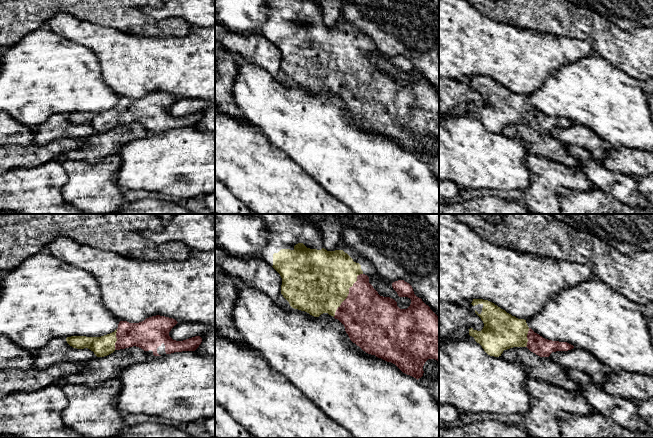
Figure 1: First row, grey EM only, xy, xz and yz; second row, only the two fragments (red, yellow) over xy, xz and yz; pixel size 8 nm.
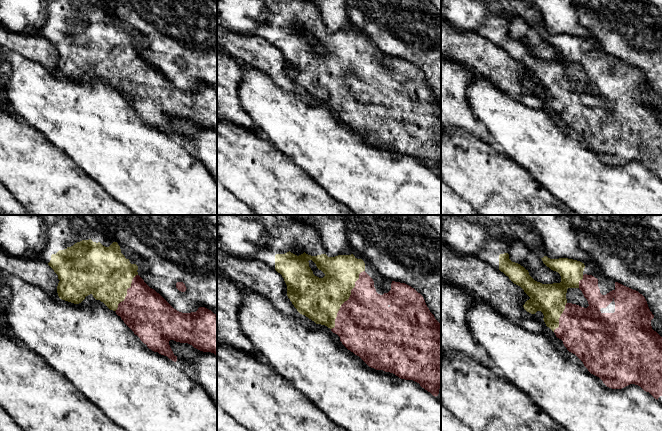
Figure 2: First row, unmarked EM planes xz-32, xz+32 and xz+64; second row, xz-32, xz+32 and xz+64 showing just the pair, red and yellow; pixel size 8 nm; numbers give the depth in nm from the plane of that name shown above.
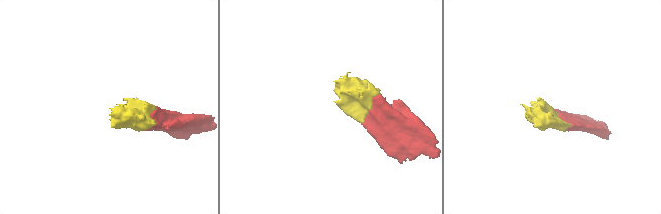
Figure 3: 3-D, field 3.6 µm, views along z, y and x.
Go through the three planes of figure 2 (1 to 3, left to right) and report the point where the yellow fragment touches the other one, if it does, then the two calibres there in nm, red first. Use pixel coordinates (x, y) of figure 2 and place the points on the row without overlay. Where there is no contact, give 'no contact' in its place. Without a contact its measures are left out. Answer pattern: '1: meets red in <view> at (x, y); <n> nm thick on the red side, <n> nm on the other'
1: meets red in xz-32 at (127, 69); 360 nm thick on the red side, 400 nm on the other
2: meets red in xz+32 at (348, 75); 460 nm thick on the red side, 340 nm on the other
3: meets red in xz+64 at (560, 93); 400 nm thick on the red side, 240 nm on the other

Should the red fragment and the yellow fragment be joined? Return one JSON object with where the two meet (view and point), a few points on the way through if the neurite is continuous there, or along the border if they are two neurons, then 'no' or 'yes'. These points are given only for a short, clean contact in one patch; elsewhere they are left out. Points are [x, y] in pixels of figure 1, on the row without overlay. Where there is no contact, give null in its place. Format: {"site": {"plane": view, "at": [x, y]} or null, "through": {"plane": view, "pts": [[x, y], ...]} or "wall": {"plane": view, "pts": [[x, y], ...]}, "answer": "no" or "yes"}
{"site": {"plane": "xz", "at": [348, 70]}, "answer": "yes"}

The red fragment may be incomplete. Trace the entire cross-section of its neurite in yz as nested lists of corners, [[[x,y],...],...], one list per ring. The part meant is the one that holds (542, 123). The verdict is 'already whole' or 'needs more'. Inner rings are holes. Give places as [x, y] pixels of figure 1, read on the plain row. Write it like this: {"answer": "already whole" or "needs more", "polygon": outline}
{"answer": "needs more", "polygon": [[[473,75],[467,81],[484,99],[481,107],[470,104],[469,111],[490,132],[499,133],[504,126],[513,123],[527,123],[540,133],[549,133],[552,128],[574,124],[567,118],[543,114],[528,103],[526,96],[512,92],[488,76]]]}

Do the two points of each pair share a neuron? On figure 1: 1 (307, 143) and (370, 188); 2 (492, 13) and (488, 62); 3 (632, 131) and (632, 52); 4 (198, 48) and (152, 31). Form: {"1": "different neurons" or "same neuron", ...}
{"1": "same neuron", "2": "different neurons", "3": "different neurons", "4": "different neurons"}

